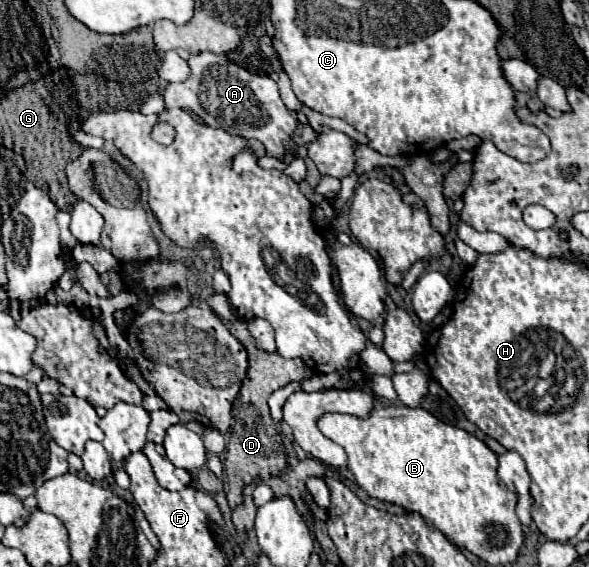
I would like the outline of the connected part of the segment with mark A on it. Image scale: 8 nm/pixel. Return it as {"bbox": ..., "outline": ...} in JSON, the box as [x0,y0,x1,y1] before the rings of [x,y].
{"bbox":[165,51,297,161],"outline":[[[209,51],[191,55],[187,63],[191,67],[191,75],[183,83],[169,83],[165,91],[167,109],[191,109],[205,121],[205,125],[225,129],[247,139],[257,139],[265,145],[267,155],[293,161],[287,149],[295,147],[291,135],[297,129],[297,115],[285,107],[277,83],[271,77],[253,75],[247,69],[231,63],[225,55],[215,55]]]}

